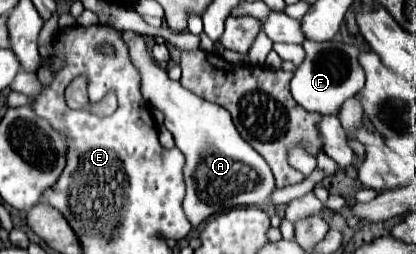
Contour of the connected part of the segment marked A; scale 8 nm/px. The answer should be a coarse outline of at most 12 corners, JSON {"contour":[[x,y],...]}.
{"contour":[[124,30],[142,96],[186,156],[184,212],[196,228],[276,188],[230,112],[168,78]]}

